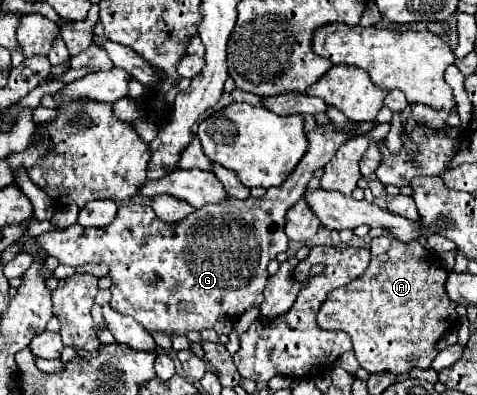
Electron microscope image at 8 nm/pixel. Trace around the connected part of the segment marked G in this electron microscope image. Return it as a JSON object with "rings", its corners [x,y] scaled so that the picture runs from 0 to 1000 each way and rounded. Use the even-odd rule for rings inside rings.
{"rings":[[[696,316],[662,322],[658,332],[650,332],[646,382],[633,397],[633,413],[625,413],[625,423],[616,428],[616,443],[608,443],[608,453],[600,453],[591,473],[566,473],[558,494],[545,504],[520,499],[516,509],[499,509],[491,499],[478,499],[465,514],[411,529],[373,565],[344,565],[323,544],[319,524],[277,514],[252,524],[243,554],[222,575],[147,570],[126,585],[88,590],[71,610],[96,646],[117,651],[130,671],[147,676],[180,666],[226,671],[235,706],[231,777],[239,777],[239,787],[256,797],[281,803],[314,843],[344,843],[352,853],[394,848],[403,838],[419,843],[428,833],[444,833],[461,808],[495,813],[503,797],[512,797],[516,782],[541,777],[549,767],[553,757],[549,742],[562,716],[558,676],[570,656],[579,656],[583,641],[604,630],[604,600],[595,590],[600,534],[633,499],[646,458],[654,453],[658,428],[679,423],[725,352],[730,347],[704,332]]]}

